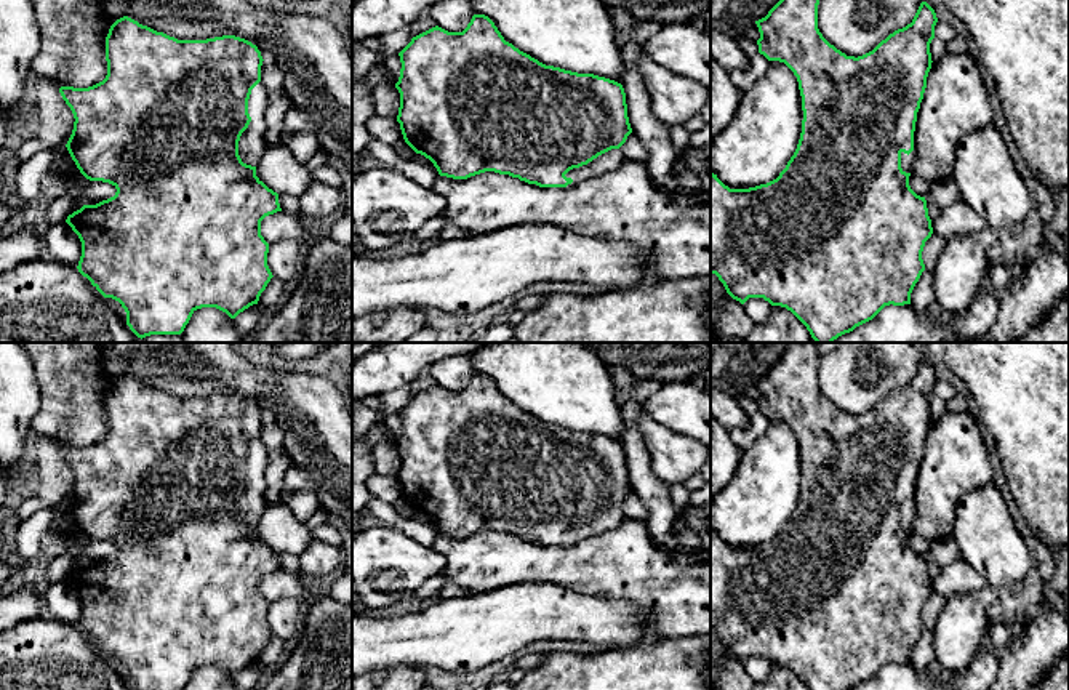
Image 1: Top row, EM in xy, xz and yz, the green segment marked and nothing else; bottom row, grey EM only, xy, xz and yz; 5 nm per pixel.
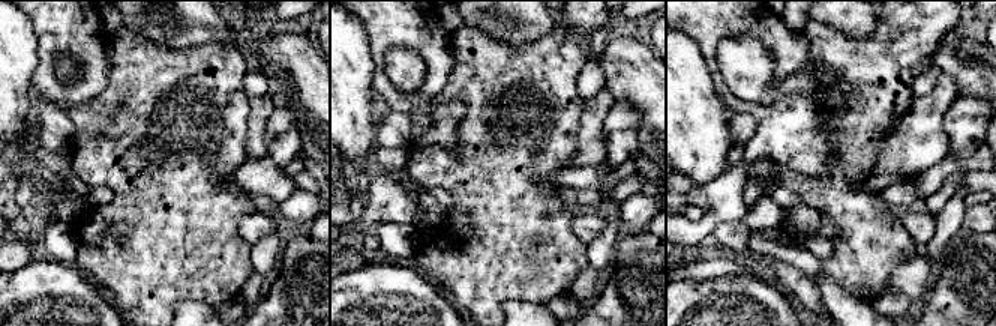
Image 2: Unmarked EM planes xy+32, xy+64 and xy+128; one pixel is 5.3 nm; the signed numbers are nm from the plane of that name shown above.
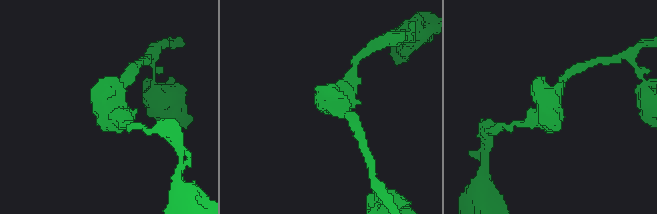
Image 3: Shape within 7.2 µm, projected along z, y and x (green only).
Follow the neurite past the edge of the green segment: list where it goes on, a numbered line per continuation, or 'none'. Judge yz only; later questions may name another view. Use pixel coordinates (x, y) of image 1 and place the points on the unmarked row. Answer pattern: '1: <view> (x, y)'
1: yz (906, 519)

